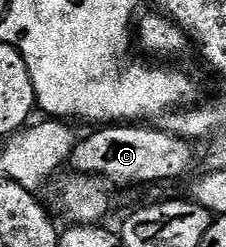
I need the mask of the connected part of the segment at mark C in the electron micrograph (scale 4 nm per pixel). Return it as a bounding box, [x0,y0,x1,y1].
[70,125,195,184]

